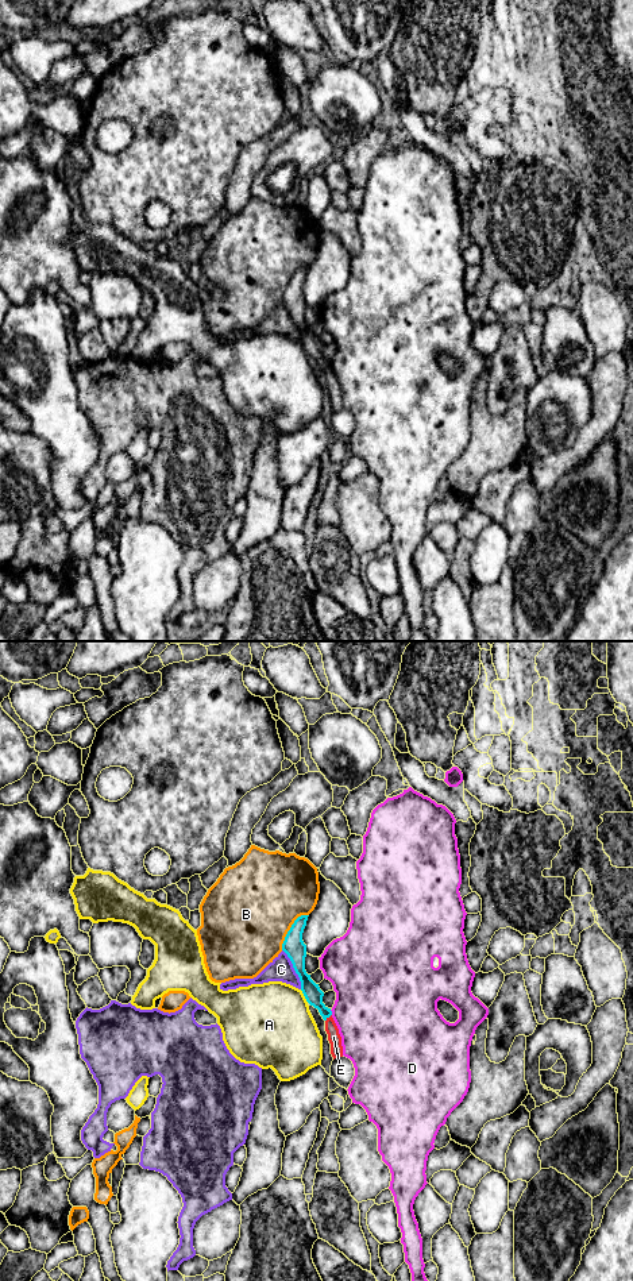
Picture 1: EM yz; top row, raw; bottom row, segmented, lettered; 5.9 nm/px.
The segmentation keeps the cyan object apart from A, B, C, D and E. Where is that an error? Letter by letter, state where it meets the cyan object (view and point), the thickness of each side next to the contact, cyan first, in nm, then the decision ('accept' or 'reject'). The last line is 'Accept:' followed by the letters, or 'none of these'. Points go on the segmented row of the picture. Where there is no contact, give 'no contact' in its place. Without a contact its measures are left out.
A: yz (304, 995) | 110/480 nm | reject
B: yz (290, 929) | 130/480 nm | reject
C: yz (294, 969) | 130/140 nm | reject
D: yz (331, 1013) | 110/460 nm | reject
E: yz (328, 1017) | 110/80 nm | reject
Accept: none of these

